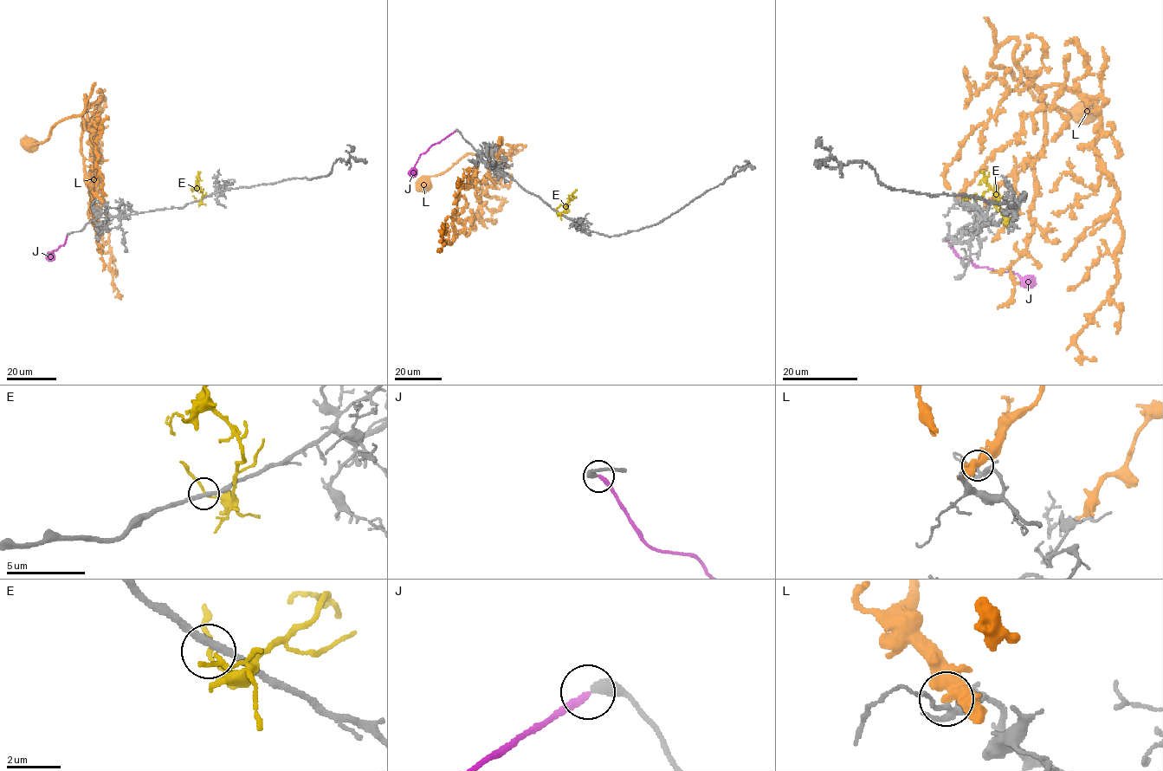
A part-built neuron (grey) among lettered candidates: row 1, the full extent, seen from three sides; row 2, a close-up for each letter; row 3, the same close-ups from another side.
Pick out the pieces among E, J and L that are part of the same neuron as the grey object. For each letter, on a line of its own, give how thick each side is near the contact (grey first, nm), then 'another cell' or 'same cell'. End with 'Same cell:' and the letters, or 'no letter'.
E: 280/120 nm | another cell
J: 400/240 nm | another cell
L: 200/480 nm | another cell
Same cell: no letter

